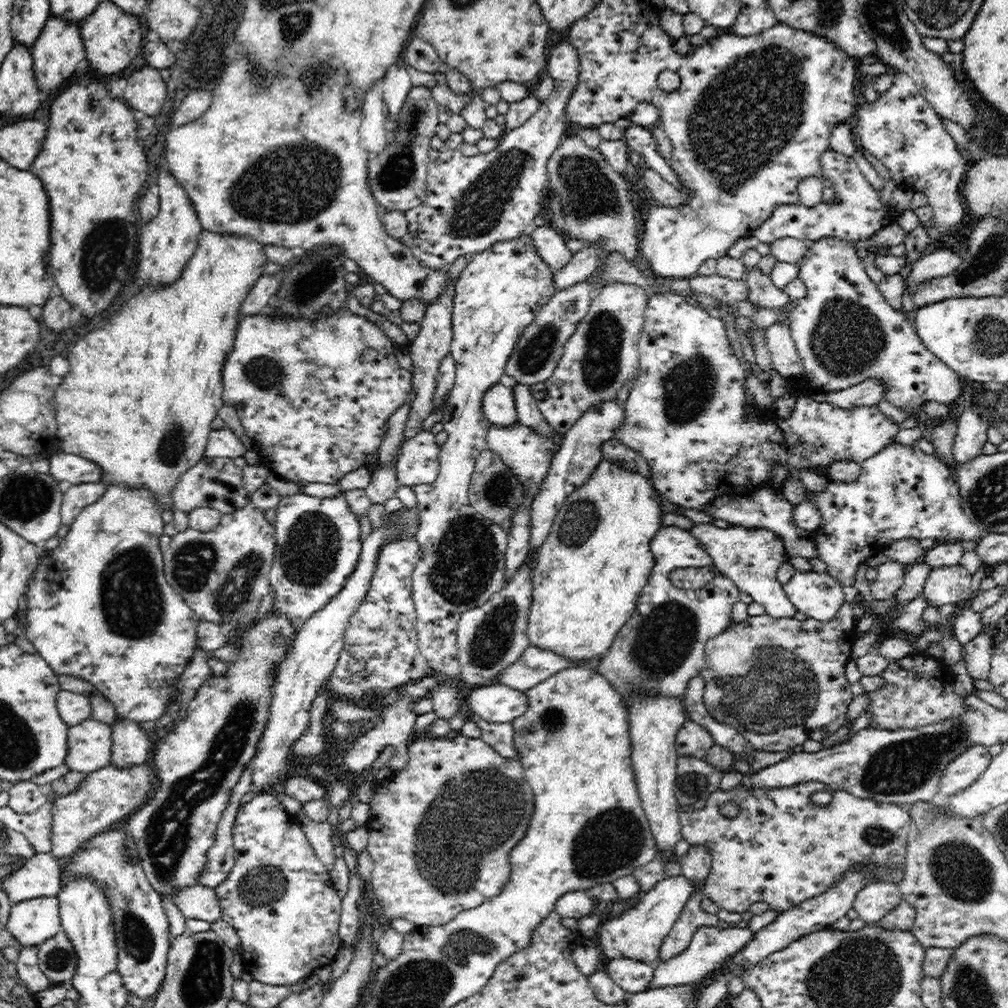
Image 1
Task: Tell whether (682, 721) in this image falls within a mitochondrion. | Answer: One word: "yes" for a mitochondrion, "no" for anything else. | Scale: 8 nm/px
no

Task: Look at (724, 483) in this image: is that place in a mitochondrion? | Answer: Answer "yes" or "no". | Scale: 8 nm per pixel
no

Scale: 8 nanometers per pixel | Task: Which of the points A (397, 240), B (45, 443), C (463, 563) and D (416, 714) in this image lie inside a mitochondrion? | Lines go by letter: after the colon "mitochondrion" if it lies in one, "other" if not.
A: other
B: other
C: mitochondrion
D: other

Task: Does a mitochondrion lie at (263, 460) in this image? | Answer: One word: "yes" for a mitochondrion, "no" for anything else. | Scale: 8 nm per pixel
no

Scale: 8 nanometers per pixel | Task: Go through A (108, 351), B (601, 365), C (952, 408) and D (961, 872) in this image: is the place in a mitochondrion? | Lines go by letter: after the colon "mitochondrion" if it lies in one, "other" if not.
A: other
B: mitochondrion
C: other
D: mitochondrion

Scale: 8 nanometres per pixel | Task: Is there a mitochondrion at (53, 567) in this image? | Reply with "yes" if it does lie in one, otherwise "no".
no

